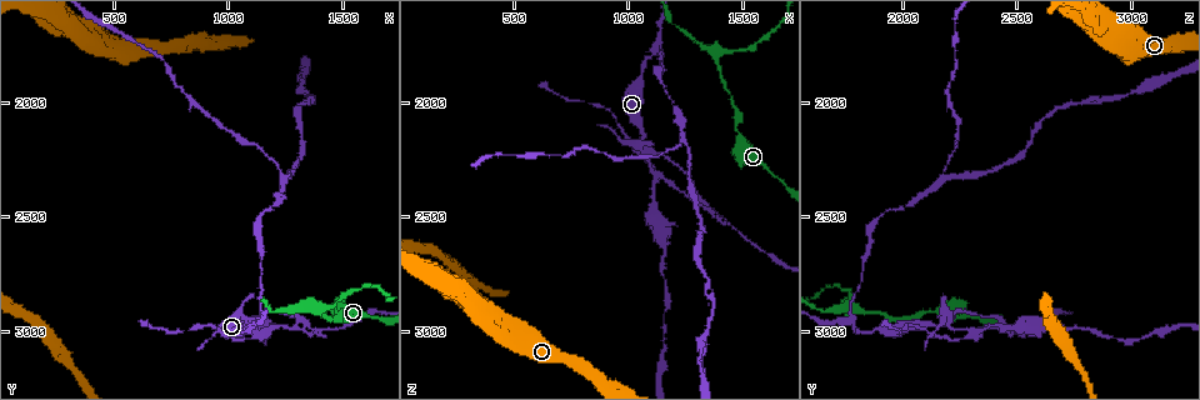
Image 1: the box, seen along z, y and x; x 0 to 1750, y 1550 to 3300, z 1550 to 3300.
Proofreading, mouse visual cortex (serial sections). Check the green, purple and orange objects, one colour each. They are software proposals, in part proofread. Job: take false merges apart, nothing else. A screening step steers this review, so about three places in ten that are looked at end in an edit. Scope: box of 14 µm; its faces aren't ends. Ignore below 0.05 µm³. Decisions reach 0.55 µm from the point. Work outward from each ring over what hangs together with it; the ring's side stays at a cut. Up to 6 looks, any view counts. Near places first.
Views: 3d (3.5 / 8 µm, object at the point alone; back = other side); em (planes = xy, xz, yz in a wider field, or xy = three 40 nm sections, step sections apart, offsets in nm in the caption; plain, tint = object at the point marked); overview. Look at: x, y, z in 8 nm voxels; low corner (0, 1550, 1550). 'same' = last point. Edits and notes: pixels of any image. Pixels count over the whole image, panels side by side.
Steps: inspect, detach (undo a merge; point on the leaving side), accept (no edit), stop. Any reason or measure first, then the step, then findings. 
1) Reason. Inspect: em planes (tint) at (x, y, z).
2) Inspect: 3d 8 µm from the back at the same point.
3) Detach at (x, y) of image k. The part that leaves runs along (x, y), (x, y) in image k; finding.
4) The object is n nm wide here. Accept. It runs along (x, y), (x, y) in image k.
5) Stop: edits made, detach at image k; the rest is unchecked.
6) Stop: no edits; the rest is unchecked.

A narrow waist. Inspect: 3d 3.5 µm at (1080, 2960, 2190).

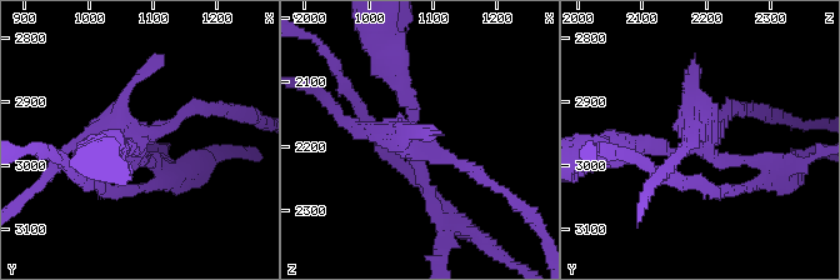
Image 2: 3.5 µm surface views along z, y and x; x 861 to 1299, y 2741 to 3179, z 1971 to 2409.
Need the tissue. Inspect: em xy step 1 (tint) at (1070, 2970, 2190).

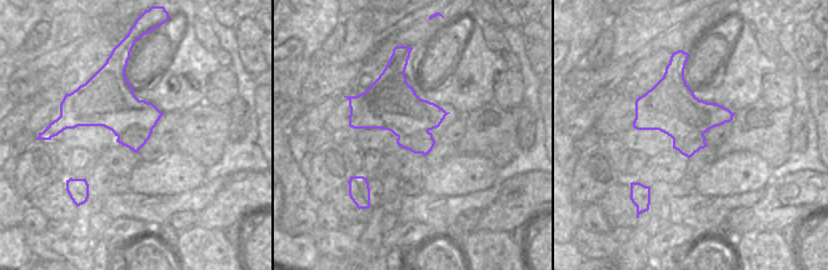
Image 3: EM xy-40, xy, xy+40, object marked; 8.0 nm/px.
Detach at (693, 126) of image 2. Two cells meet here.

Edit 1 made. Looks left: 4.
Redraw. Inspect: overview.

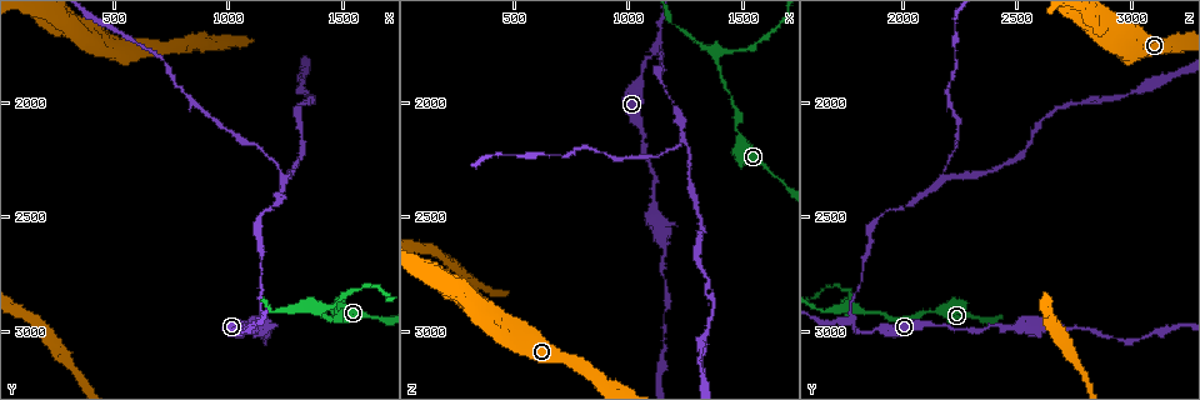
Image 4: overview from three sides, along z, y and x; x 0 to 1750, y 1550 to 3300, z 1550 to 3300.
Sharp bend. Inspect: 3d 3.5 µm at (1140, 2950, 1780).

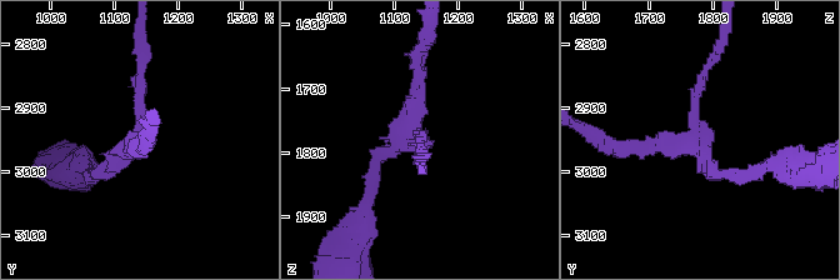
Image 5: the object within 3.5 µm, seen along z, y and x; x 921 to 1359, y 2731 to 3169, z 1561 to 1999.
3 arms meet here; the arms are 150, 150, 200 nm wide; need the tissue. Inspect: em xy step 2 (tint) at (1130, 2960, 1785).

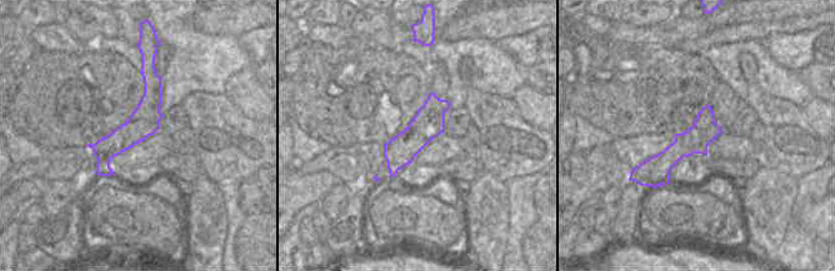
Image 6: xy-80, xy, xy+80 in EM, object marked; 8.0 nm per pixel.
Detach at (698, 89) of image 5. The part that leaves runs along (698, 136), (695, 94), (724, 33) in image 5; two cells meet here.

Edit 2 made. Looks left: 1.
Stop: edits made, detach at image 2, detach at image 5; the rest is unchecked.

